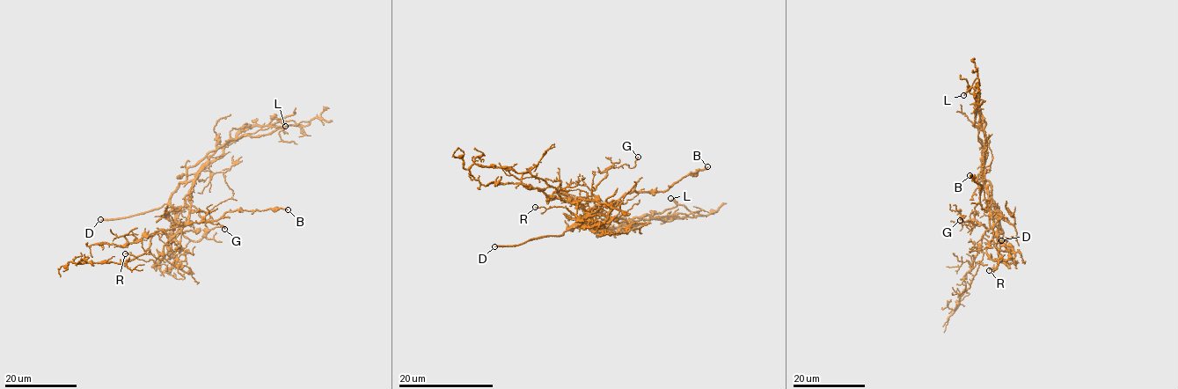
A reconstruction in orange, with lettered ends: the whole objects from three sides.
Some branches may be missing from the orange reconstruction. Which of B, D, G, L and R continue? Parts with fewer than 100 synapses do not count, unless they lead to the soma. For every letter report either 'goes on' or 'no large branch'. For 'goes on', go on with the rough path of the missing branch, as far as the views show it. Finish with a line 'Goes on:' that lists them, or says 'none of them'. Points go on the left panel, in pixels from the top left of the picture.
B: no large branch
D: goes on
G: no large branch
L: no large branch
R: no large branch
Goes on: D

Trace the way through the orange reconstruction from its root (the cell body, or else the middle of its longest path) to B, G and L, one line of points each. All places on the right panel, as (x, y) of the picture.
B: (979, 201), (980, 192), (984, 187), (991, 201), (990, 205), (982, 209), (979, 194), (983, 186), (969, 175)
G: (979, 201), (974, 208), (974, 216), (985, 227), (963, 222), (962, 218), (964, 216), (960, 220)
L: (979, 201), (985, 139), (976, 103), (979, 99), (975, 96), (980, 91), (978, 78), (963, 95)

